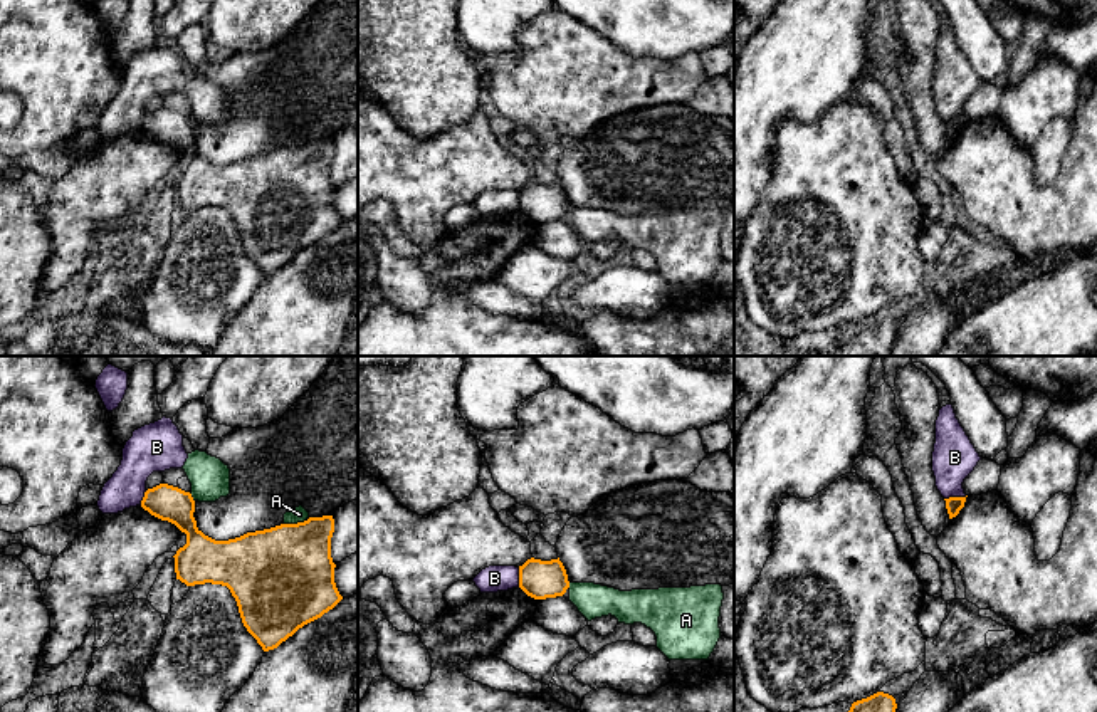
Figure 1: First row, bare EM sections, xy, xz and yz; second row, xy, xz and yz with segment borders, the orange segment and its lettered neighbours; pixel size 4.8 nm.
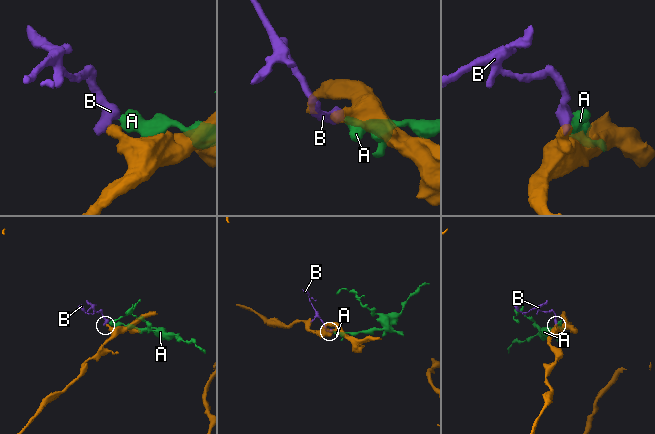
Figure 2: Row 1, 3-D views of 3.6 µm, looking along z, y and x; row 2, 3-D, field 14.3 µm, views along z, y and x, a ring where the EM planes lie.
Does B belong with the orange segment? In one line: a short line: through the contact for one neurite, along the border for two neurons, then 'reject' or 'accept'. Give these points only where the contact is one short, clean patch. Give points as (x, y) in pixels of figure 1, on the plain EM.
line yz (966, 120), (950, 120), (944, 123); reject

